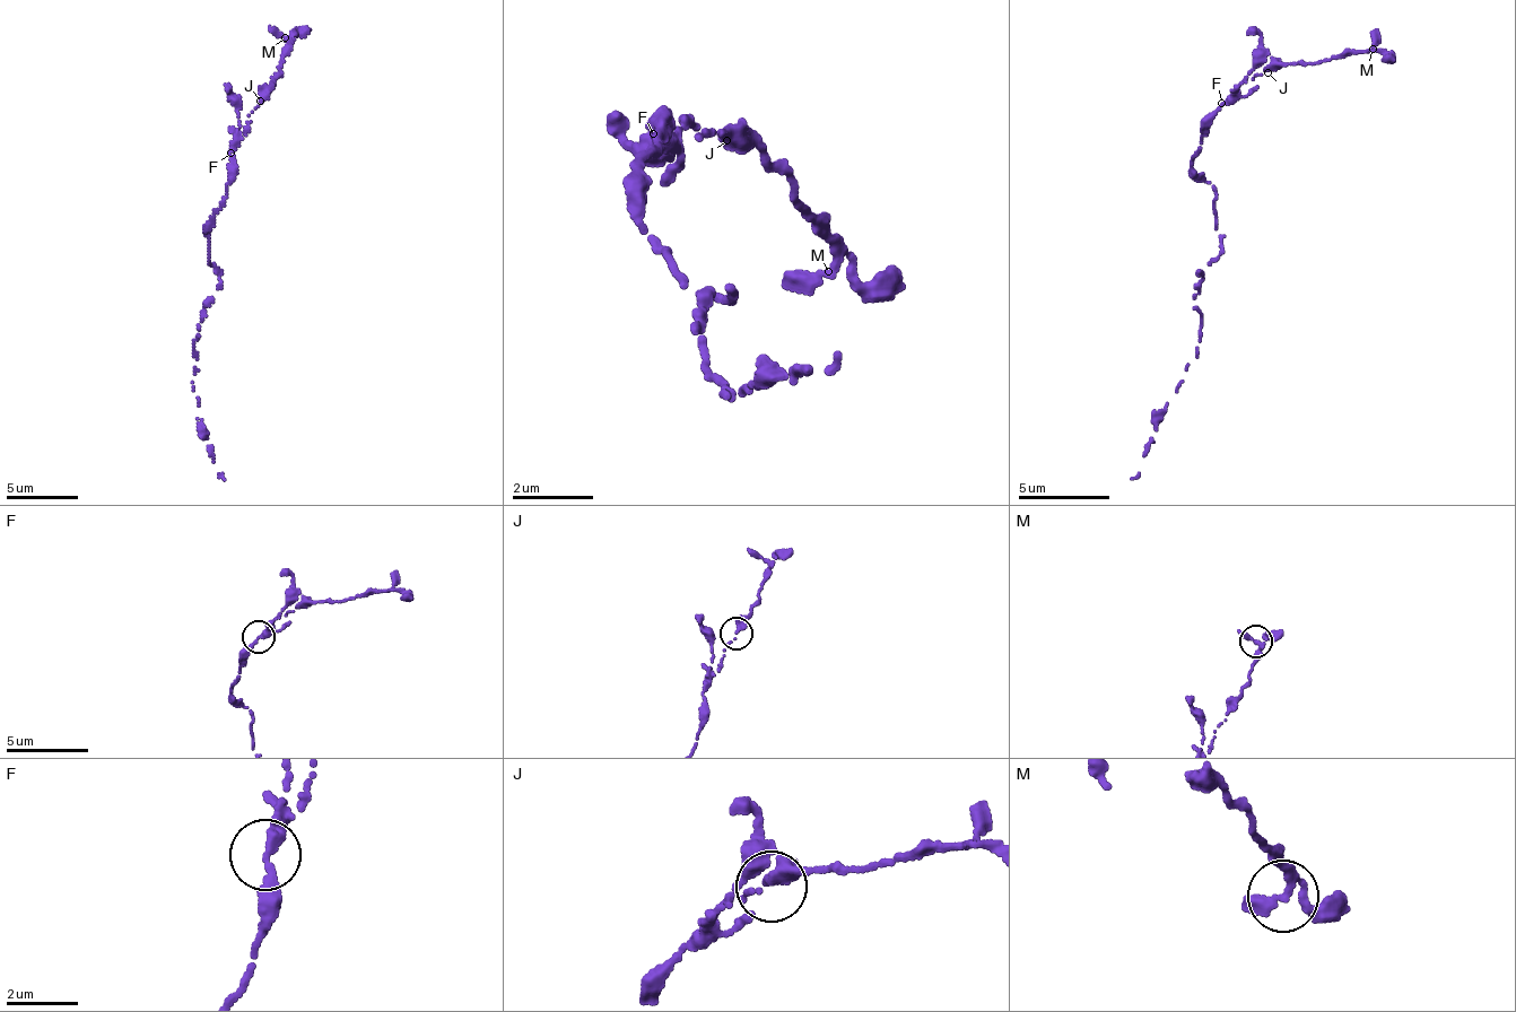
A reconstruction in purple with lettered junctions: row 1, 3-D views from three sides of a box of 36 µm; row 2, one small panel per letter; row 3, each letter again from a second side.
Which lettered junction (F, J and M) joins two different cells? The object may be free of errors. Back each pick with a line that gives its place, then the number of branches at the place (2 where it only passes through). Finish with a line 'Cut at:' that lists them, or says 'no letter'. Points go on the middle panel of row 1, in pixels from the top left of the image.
Cut at: no letter

